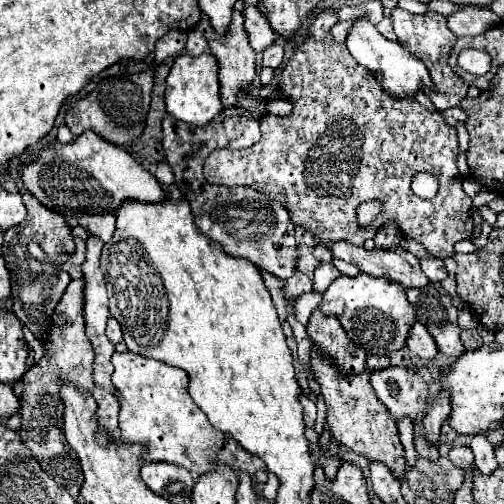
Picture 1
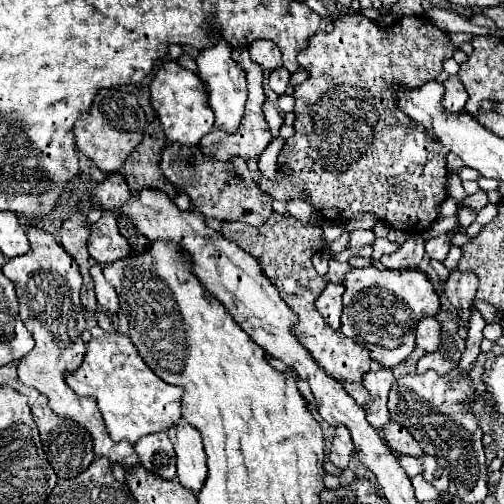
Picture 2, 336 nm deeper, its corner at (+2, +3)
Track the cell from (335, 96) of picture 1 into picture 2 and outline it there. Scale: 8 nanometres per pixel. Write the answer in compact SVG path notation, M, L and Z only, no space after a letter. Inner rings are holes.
M348 13L348 15L340 15L336 19L336 27L332 33L316 33L314 37L308 39L308 47L304 51L298 53L298 63L310 73L310 77L302 83L302 85L296 85L294 87L294 99L296 99L296 107L294 107L294 115L296 115L296 121L294 121L294 131L296 135L292 139L286 139L284 141L284 147L280 151L280 157L278 157L278 165L286 163L288 167L292 167L292 175L284 175L282 171L278 171L278 179L276 181L268 181L264 177L260 177L258 181L258 187L268 193L270 197L274 199L280 199L280 201L288 201L292 197L296 199L304 199L304 191L306 191L306 201L314 207L314 209L320 209L322 213L330 213L326 217L332 217L332 219L340 219L340 221L348 221L352 215L356 213L374 213L380 221L388 223L390 227L394 229L400 229L404 233L420 233L420 231L426 231L438 217L438 207L440 203L446 199L446 183L448 183L448 169L446 169L446 147L442 147L438 141L430 139L430 135L426 131L420 131L412 125L412 119L402 111L398 109L398 97L396 97L396 91L394 87L400 85L404 89L414 89L414 87L420 87L428 81L434 81L440 73L442 73L442 63L446 59L450 59L456 51L458 51L458 45L454 45L450 41L450 35L446 31L442 31L440 27L436 27L428 17L402 17L398 19L402 23L396 23L396 25L390 25L390 27L380 27L378 23L362 17L362 15L356 15L356 13Z

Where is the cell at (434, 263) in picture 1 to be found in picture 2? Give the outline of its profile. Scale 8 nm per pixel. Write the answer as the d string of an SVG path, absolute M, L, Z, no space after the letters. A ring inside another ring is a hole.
M446 233L438 235L438 237L430 239L430 241L426 241L426 255L430 259L436 259L436 261L442 263L446 259L448 251L450 251L450 237Z

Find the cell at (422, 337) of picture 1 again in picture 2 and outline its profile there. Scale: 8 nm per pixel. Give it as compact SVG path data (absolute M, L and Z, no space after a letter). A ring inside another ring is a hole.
M426 317L416 327L416 345L424 351L436 351L440 345L440 321L436 317Z

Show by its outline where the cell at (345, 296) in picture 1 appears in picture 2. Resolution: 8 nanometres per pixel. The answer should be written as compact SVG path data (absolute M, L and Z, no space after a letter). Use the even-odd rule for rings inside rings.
M352 269L346 279L344 293L344 313L340 331L354 339L358 345L366 347L372 355L372 361L380 367L394 367L400 361L408 359L414 343L416 325L422 317L436 315L440 311L440 297L432 287L430 279L418 269Z

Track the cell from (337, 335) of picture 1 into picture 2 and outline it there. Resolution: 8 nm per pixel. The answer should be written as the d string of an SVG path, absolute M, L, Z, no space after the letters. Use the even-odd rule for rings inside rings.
M328 283L320 297L316 299L316 307L326 319L326 323L332 329L340 329L340 315L342 315L342 293L344 285L342 283Z

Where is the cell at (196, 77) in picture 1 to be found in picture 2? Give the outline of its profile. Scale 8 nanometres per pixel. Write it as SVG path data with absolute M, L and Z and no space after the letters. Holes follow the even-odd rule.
M166 61L156 77L150 83L150 105L156 111L166 141L168 143L180 143L180 145L198 145L200 139L212 131L214 125L214 113L208 107L204 83L200 83L198 75L180 67L176 61Z

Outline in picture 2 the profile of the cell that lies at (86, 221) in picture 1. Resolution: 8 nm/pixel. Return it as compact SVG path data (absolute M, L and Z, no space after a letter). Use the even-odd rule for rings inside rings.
M104 213L94 225L92 235L88 239L88 253L96 263L114 263L130 257L130 245L120 235L116 217L112 213Z

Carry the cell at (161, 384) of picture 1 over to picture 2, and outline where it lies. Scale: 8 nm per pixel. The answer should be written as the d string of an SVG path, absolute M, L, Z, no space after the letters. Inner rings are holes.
M94 327L90 331L92 339L86 345L84 363L74 373L66 373L64 379L76 395L90 395L96 399L106 429L114 441L126 439L130 443L136 443L144 435L168 429L176 417L182 417L182 387L172 387L156 377L136 353L136 347L128 335L108 333L100 327Z

